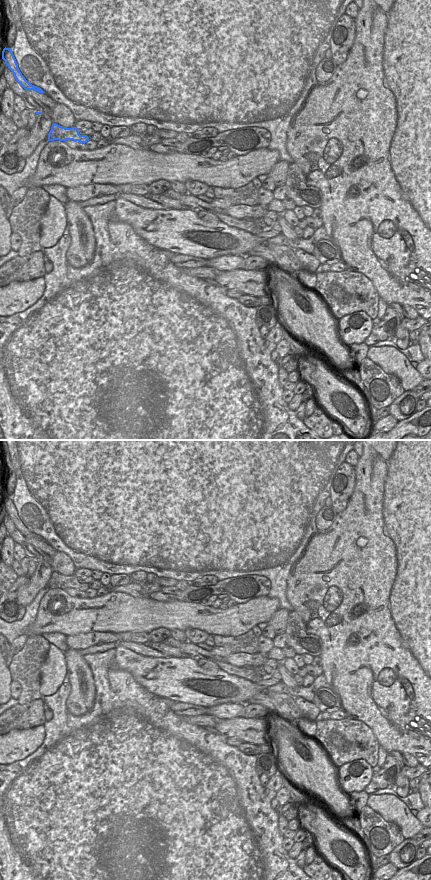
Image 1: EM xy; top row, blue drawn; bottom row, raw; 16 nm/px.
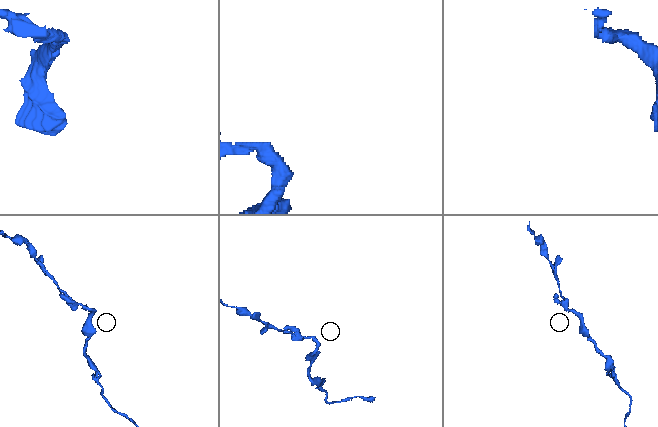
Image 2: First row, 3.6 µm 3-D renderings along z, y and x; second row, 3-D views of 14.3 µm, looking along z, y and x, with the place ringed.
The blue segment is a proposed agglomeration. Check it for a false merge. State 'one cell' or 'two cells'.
one cell

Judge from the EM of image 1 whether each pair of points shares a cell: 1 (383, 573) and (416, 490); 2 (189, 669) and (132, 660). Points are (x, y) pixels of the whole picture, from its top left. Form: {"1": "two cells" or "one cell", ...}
{"1": "one cell", "2": "one cell"}

